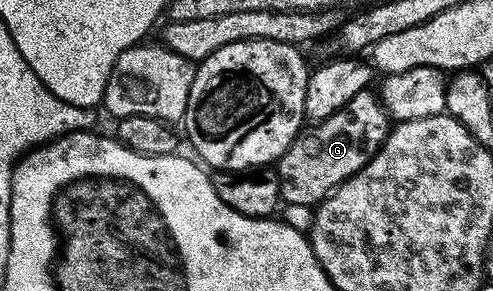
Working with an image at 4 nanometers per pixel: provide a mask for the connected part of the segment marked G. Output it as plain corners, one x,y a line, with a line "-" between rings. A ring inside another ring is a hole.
370,89
355,93
343,109
306,126
301,134
293,138
293,144
275,164
282,204
316,208
335,188
343,185
343,181
359,173
359,169
375,157
391,130
390,112
385,110
384,102
375,91

